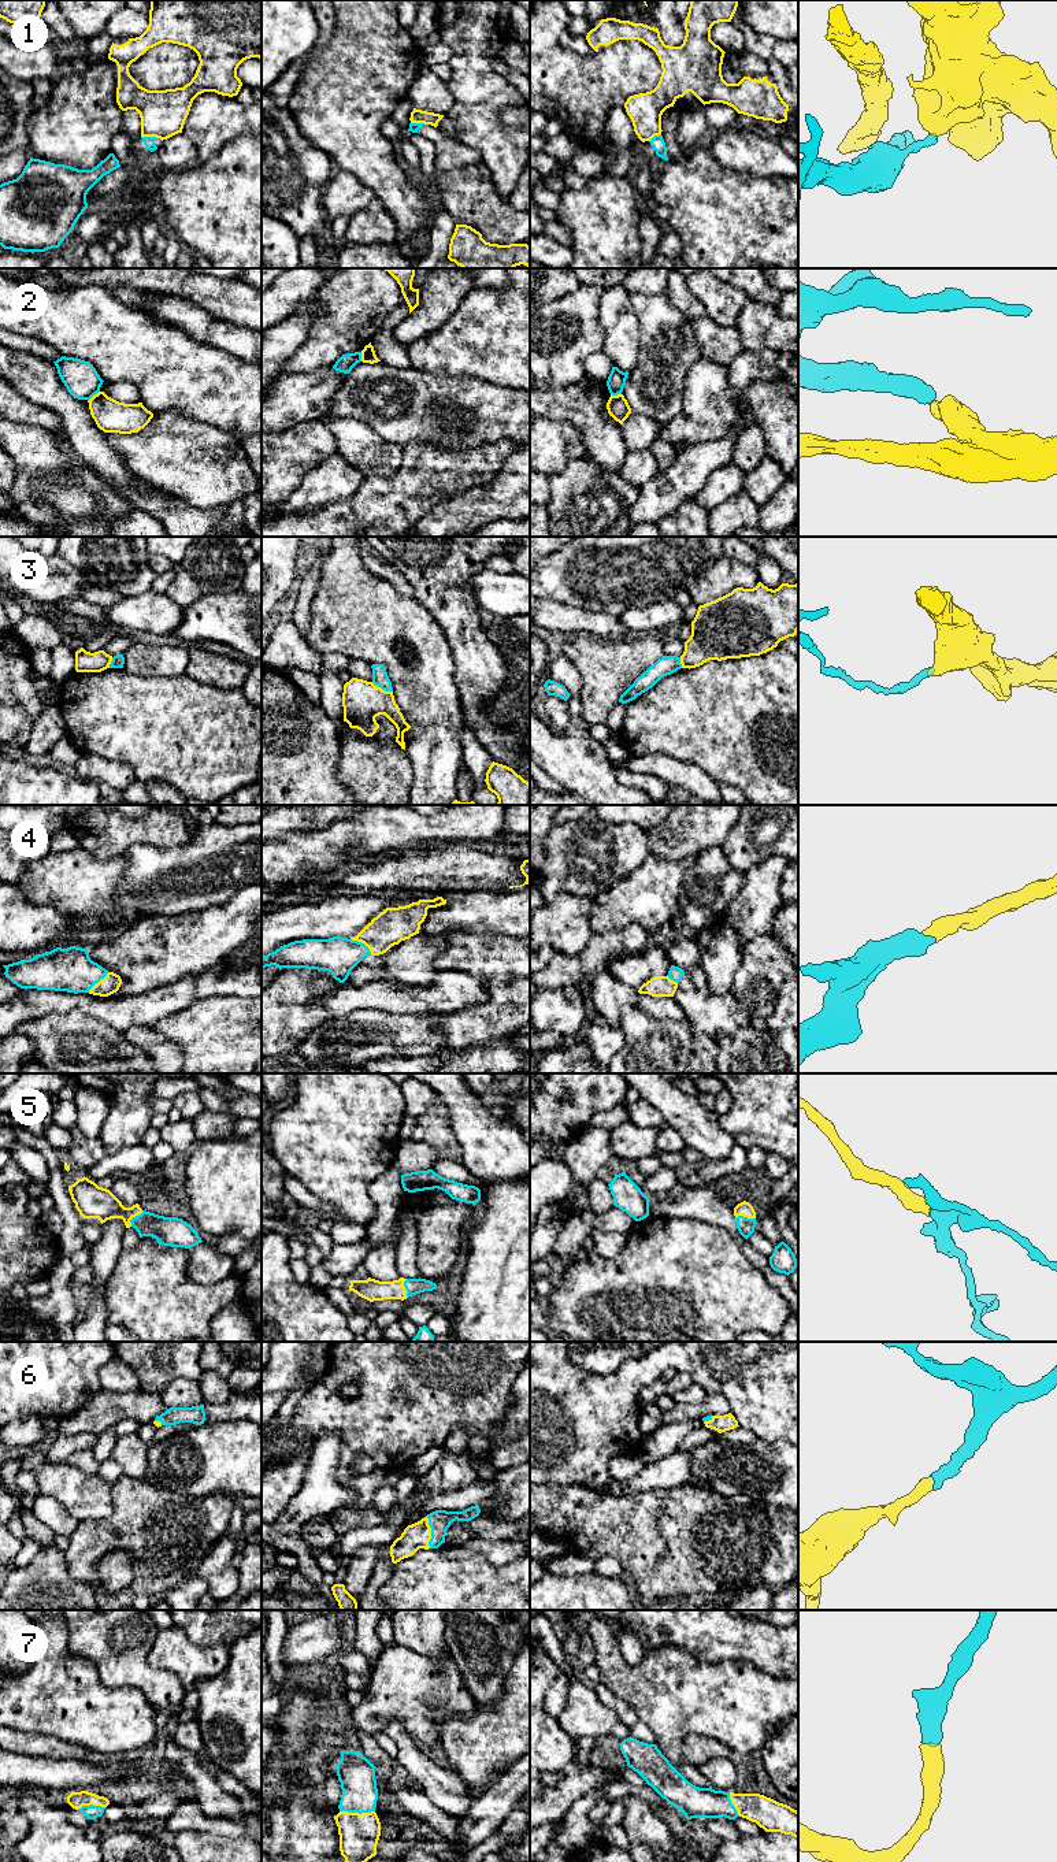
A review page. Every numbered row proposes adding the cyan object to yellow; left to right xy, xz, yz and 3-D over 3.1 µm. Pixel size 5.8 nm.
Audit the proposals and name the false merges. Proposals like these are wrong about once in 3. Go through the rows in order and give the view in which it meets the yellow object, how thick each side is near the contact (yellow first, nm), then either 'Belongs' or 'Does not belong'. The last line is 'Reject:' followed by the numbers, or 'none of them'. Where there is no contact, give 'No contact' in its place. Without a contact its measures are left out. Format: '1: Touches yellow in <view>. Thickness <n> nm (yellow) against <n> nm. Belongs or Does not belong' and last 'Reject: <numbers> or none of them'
1: Touches yellow in xy. Thickness 280 nm (yellow) against 60 nm. Does not belong
2: Touches yellow in xy. Thickness 190 nm (yellow) against 200 nm. Does not belong
3: Touches yellow in xz. Thickness 240 nm (yellow) against 100 nm. Does not belong
4: Touches yellow in xz. Thickness 200 nm (yellow) against 220 nm. Belongs
5: Touches yellow in xy. Thickness 190 nm (yellow) against 180 nm. Belongs
6: Touches yellow in xz. Thickness 150 nm (yellow) against 130 nm. Belongs
7: Touches yellow in xz. Thickness 240 nm (yellow) against 220 nm. Belongs
Reject: 1, 2, 3

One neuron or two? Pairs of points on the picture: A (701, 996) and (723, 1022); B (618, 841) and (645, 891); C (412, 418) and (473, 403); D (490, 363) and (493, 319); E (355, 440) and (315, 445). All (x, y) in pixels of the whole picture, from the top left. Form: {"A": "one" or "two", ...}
{"A": "one", "B": "two", "C": "one", "D": "one", "E": "two"}

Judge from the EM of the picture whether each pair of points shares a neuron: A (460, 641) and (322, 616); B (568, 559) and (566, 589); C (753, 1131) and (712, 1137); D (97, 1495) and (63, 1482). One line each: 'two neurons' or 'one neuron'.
A: two neurons
B: one neuron
C: two neurons
D: one neuron

